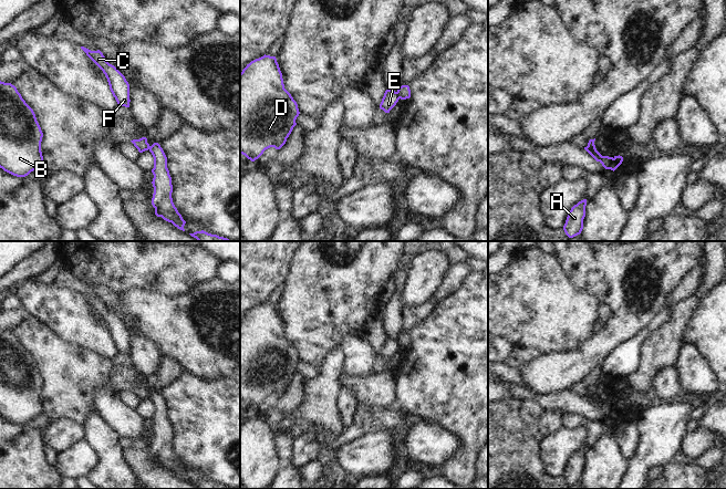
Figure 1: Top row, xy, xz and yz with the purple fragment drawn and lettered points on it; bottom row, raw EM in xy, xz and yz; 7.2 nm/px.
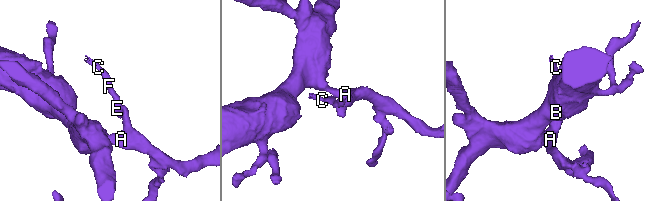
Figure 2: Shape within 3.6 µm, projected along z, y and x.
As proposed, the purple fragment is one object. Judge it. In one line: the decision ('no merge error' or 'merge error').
merge error

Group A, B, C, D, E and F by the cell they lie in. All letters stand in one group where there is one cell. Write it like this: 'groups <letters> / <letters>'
groups A B D / C E F

